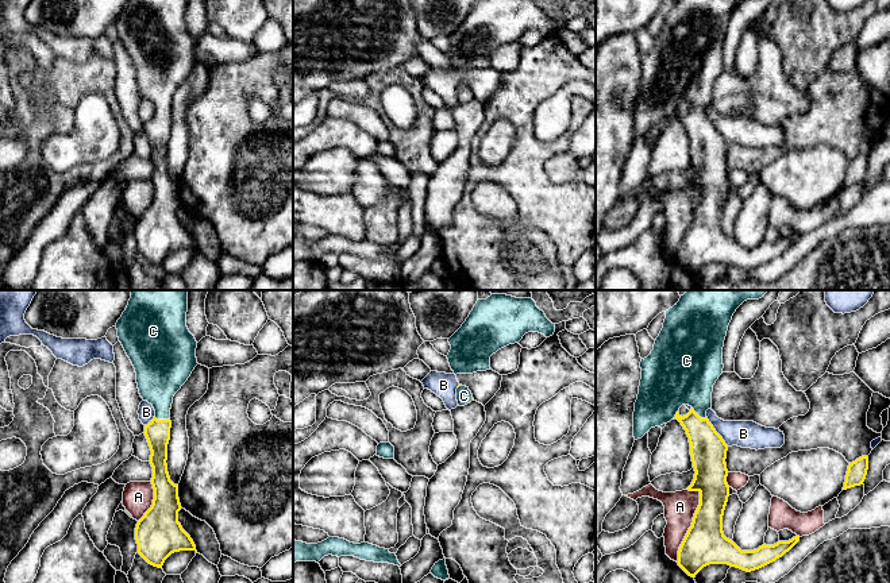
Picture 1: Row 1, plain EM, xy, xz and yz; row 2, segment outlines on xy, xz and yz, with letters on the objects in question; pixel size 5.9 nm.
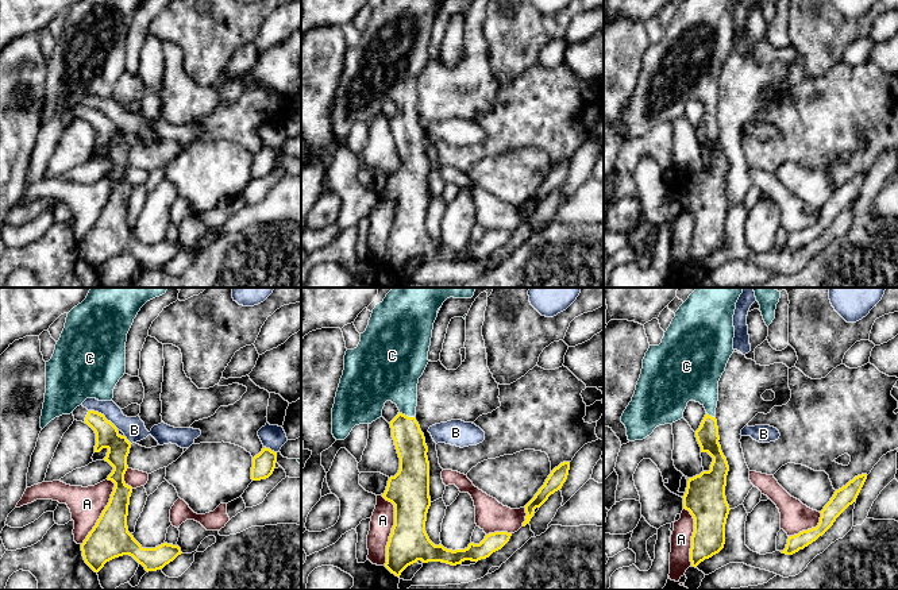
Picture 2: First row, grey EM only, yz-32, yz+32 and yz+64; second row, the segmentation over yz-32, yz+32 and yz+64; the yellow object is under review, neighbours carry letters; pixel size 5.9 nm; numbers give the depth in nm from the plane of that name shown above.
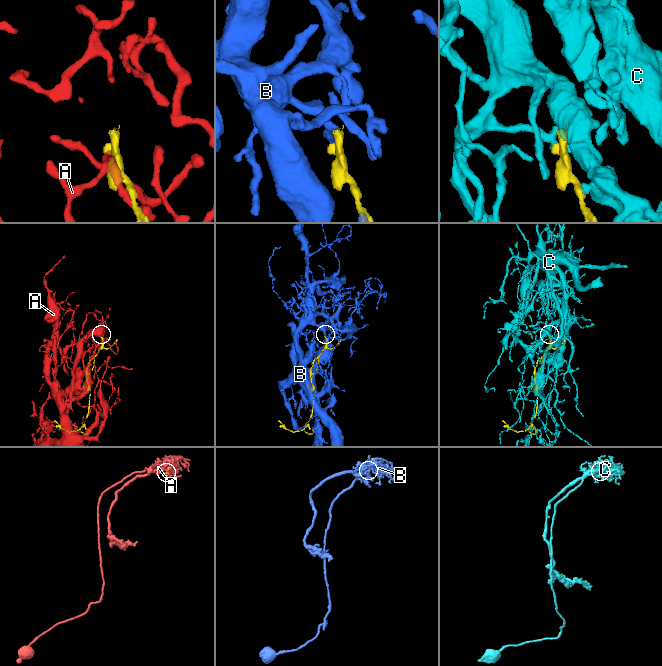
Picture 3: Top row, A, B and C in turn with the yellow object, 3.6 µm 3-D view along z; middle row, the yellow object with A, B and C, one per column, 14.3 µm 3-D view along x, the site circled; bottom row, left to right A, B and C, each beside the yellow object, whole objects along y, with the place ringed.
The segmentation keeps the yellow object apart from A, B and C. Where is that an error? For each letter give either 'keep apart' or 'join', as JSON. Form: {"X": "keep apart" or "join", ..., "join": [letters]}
{"A": "keep apart", "B": "keep apart", "C": "join", "join": ["C"]}

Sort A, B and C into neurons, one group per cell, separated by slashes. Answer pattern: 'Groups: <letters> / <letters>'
Groups: A / B / C

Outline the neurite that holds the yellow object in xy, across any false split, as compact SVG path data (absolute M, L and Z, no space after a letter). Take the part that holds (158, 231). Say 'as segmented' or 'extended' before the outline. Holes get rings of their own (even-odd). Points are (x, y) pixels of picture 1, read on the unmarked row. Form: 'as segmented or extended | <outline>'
extended | M128 0L116 20L119 39L136 70L139 92L155 108L143 130L151 148L154 197L136 221L135 238L138 251L158 266L174 250L196 248L178 220L178 182L170 178L166 162L173 94L199 62L186 9L188 0Z

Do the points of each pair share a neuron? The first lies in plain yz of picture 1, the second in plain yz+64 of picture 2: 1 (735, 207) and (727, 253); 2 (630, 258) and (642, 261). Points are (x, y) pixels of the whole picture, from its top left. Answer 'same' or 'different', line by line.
1: same
2: different

